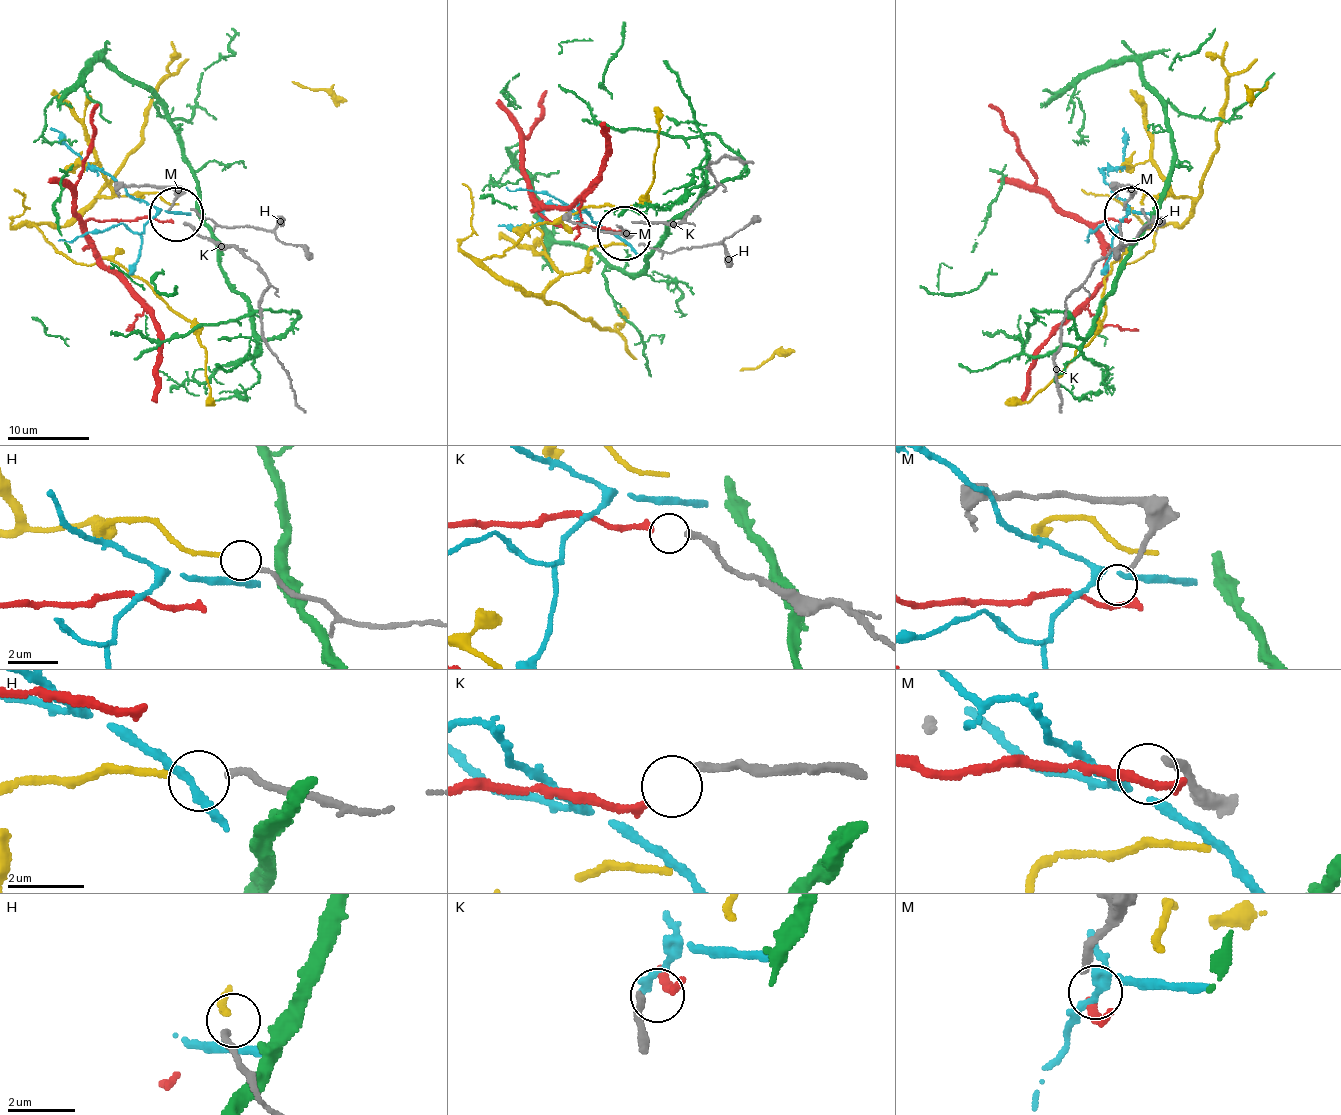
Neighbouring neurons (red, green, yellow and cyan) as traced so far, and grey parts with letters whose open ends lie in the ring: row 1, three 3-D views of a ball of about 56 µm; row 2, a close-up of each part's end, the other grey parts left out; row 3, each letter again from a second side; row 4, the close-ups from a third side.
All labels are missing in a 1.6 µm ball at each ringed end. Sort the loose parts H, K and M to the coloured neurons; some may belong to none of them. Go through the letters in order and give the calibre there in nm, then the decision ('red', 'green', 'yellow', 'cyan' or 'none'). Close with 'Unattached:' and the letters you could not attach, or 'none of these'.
H: calibre 190 nm; yellow
K: calibre 200 nm; red
M: calibre 200 nm; none
Unattached: M

